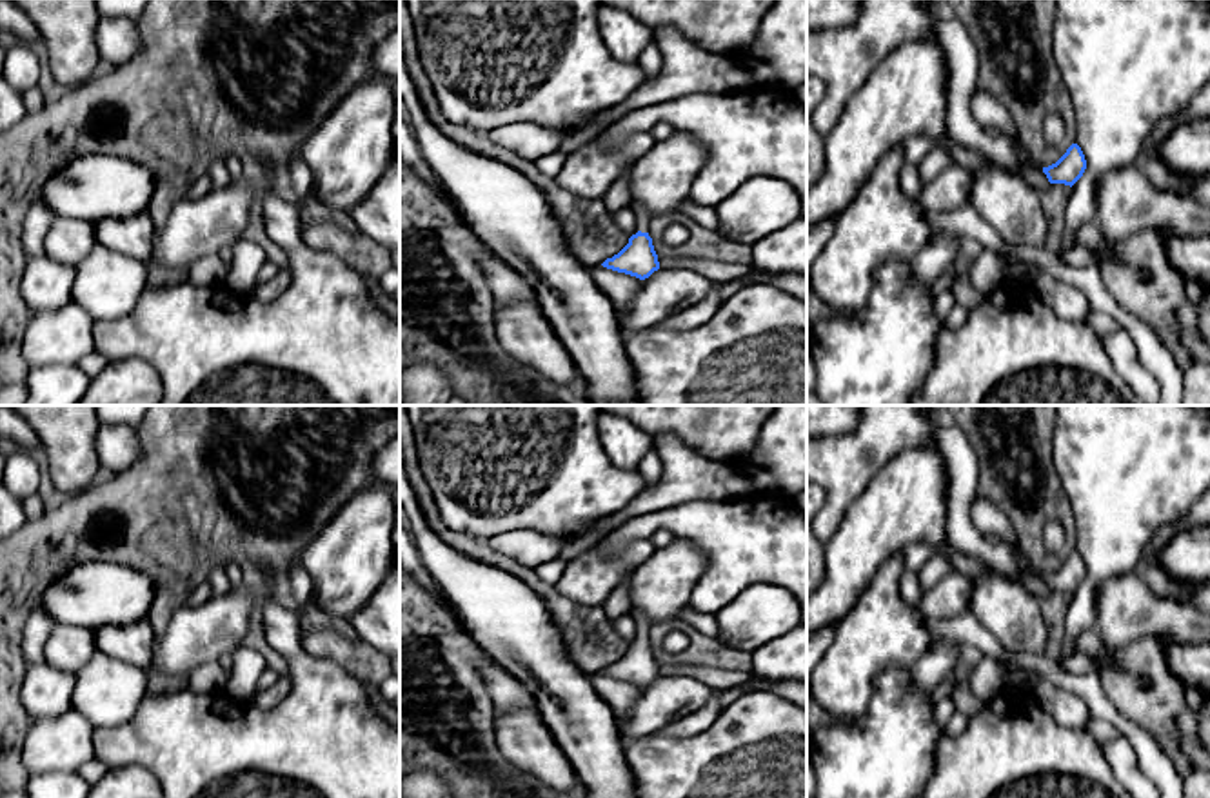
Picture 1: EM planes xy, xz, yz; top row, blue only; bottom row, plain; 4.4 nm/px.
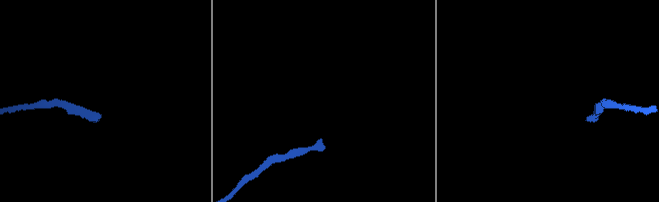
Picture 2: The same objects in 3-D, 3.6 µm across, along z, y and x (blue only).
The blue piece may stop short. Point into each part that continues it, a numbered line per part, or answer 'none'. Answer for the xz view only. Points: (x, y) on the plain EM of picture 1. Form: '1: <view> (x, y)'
1: xz (642, 624)

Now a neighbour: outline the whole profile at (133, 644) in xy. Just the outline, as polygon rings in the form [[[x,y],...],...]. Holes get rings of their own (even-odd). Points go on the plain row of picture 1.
[[[140,620],[136,623],[100,627],[94,631],[96,651],[131,663],[140,669],[147,669],[153,662],[153,651],[156,645],[156,636],[149,620]]]

